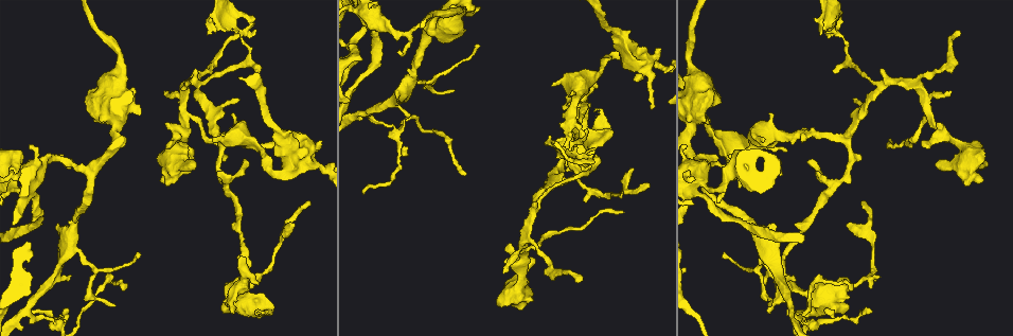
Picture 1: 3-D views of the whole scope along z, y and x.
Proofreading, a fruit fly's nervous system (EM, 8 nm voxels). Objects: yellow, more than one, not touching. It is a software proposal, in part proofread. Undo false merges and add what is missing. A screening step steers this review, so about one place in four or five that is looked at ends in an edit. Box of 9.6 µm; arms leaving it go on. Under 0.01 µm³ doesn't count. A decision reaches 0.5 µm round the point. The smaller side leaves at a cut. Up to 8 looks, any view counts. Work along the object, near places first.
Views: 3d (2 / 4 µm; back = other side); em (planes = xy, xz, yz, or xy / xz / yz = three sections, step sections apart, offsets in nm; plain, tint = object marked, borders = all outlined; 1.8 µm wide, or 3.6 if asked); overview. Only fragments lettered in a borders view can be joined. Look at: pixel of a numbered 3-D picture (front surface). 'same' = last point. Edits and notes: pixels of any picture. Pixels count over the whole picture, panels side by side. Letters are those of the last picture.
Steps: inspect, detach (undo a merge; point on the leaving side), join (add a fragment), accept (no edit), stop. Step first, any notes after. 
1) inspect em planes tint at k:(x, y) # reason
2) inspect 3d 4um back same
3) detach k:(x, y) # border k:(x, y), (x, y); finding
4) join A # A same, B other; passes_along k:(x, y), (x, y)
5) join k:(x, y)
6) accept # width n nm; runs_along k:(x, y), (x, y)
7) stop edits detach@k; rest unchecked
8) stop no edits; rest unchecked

inspect em yz step 4 tint at 1:(768, 242) # calibre changes

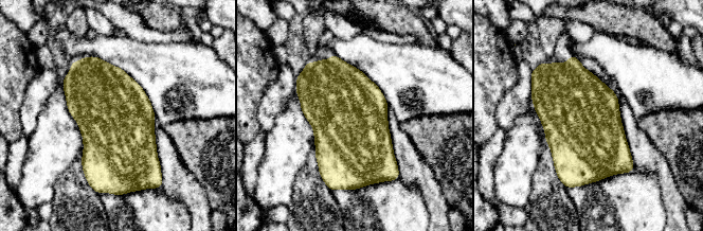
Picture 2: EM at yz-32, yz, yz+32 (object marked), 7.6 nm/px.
inspect em yz step 4 borders same # see the neighbours

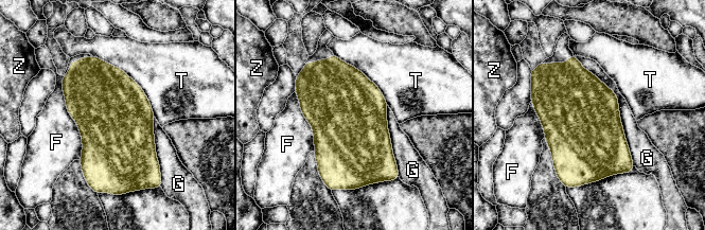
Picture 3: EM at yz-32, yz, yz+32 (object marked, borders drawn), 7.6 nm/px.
accept # F other, G other, T other, Z other; continuous, no second cell

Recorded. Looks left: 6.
inspect 3d 2um at 1:(806, 323) # thin neck

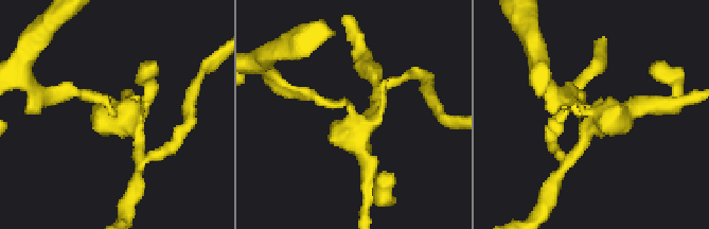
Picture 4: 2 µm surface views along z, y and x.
inspect em planes borders at 4:(109, 107) # arms 3; shape alone is not enough

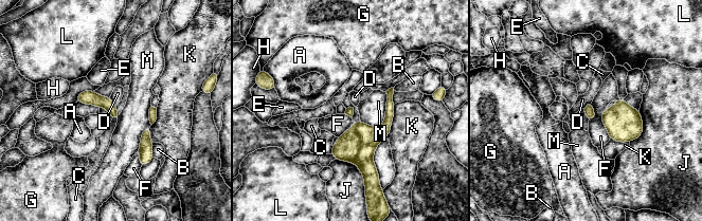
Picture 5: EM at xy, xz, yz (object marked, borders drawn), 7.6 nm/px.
detach 5:(346, 148) # A other, B other, C other, D other, E other, F other, G other, H other, J other, K other, L other, M other; two cells meet here

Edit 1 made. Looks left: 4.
stop edits detach@5; rest unchecked

